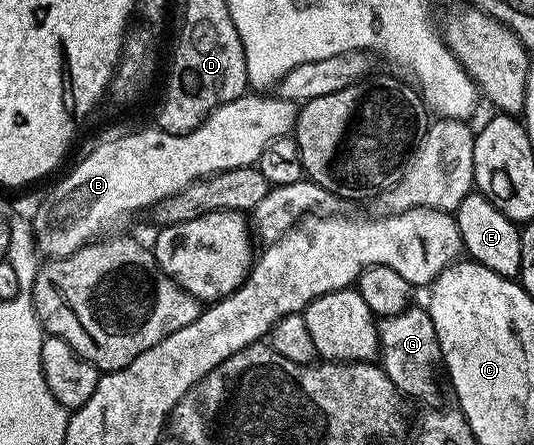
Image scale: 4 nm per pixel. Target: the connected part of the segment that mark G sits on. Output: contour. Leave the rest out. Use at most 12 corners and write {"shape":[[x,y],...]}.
{"shape":[[428,308],[380,318],[379,364],[429,401],[441,359]]}

